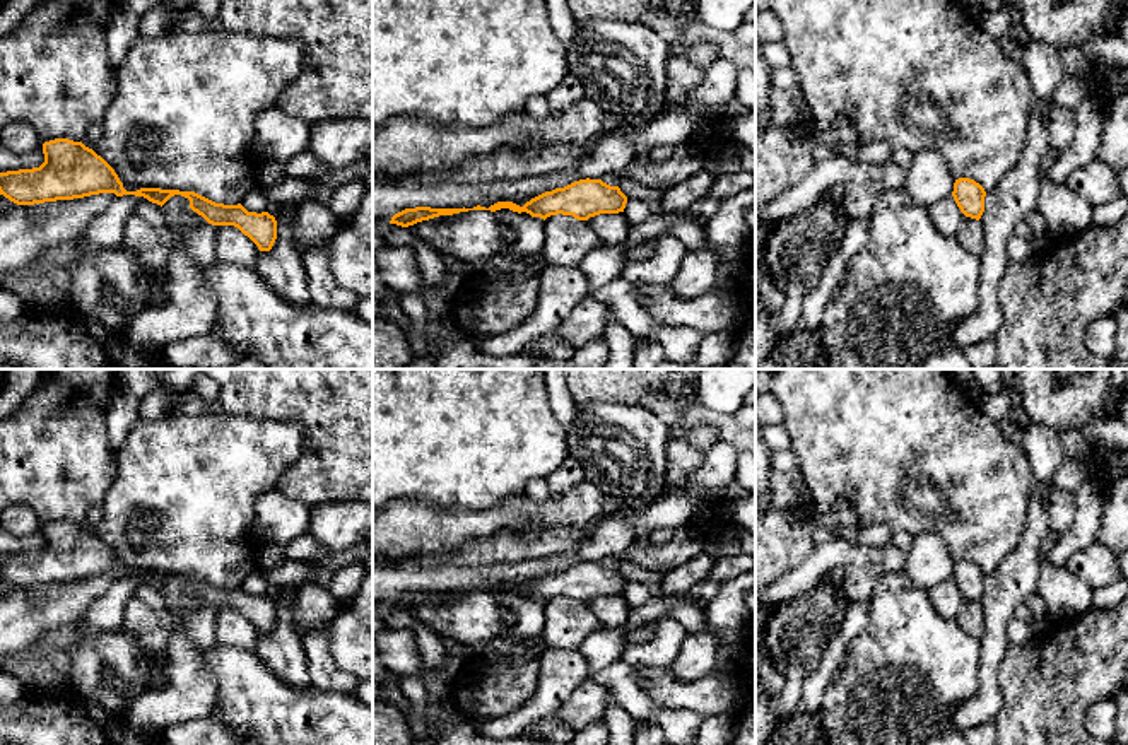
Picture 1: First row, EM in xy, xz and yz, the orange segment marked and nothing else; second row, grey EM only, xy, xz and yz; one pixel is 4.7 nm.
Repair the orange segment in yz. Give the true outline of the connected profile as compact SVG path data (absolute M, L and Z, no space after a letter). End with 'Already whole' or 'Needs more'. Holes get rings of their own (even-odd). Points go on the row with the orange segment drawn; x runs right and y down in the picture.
M959 178L954 183L952 197L966 217L979 220L984 212L984 188L969 178Z. Already whole

